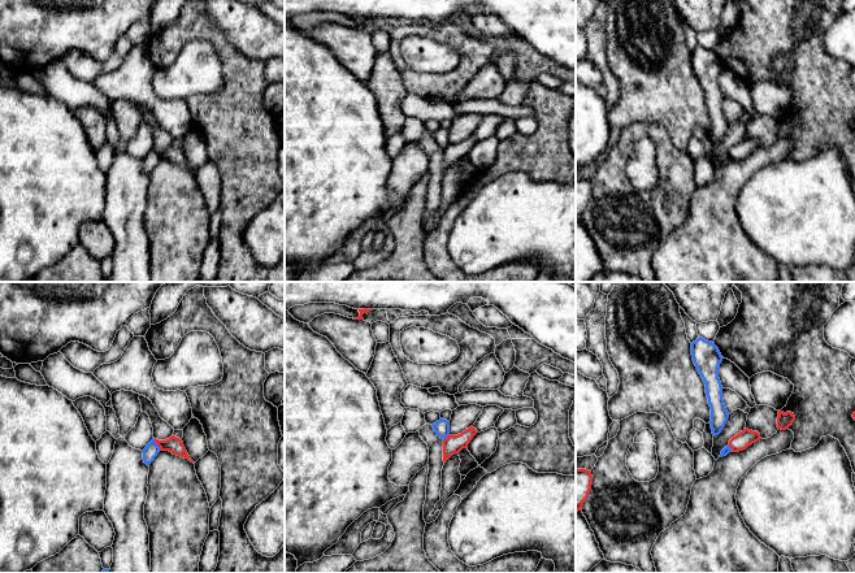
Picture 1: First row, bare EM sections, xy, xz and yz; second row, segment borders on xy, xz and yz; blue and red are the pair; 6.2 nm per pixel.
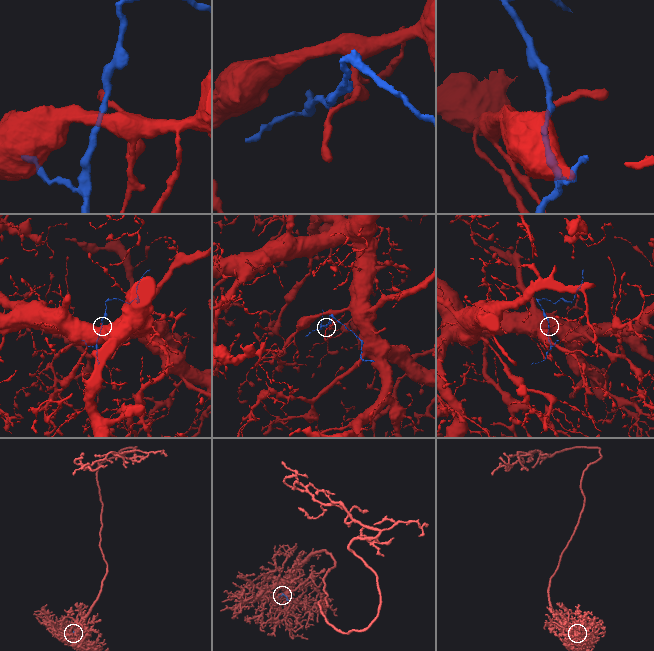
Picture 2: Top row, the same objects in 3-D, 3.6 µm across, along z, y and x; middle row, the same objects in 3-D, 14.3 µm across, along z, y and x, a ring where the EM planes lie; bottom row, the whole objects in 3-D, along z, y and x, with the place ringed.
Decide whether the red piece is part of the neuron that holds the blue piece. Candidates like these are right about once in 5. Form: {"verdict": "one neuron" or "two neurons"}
{"verdict": "two neurons"}

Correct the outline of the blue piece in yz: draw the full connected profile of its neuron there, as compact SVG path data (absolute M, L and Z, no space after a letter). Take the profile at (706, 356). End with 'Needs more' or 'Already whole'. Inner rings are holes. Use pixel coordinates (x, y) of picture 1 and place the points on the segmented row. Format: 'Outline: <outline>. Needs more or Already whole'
Outline: M698 338L691 343L693 361L706 383L706 394L711 407L711 429L716 437L724 429L729 413L722 399L722 386L719 378L719 368L722 356L715 343Z. Already whole

